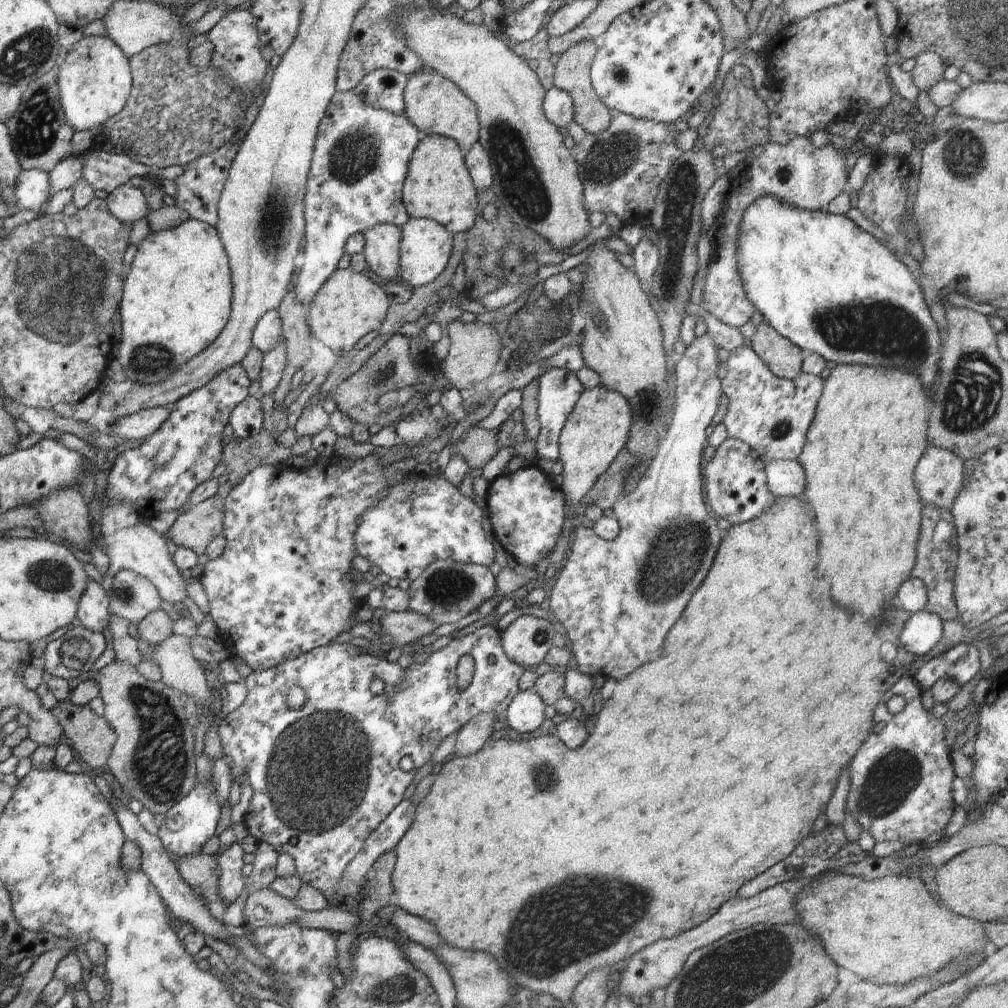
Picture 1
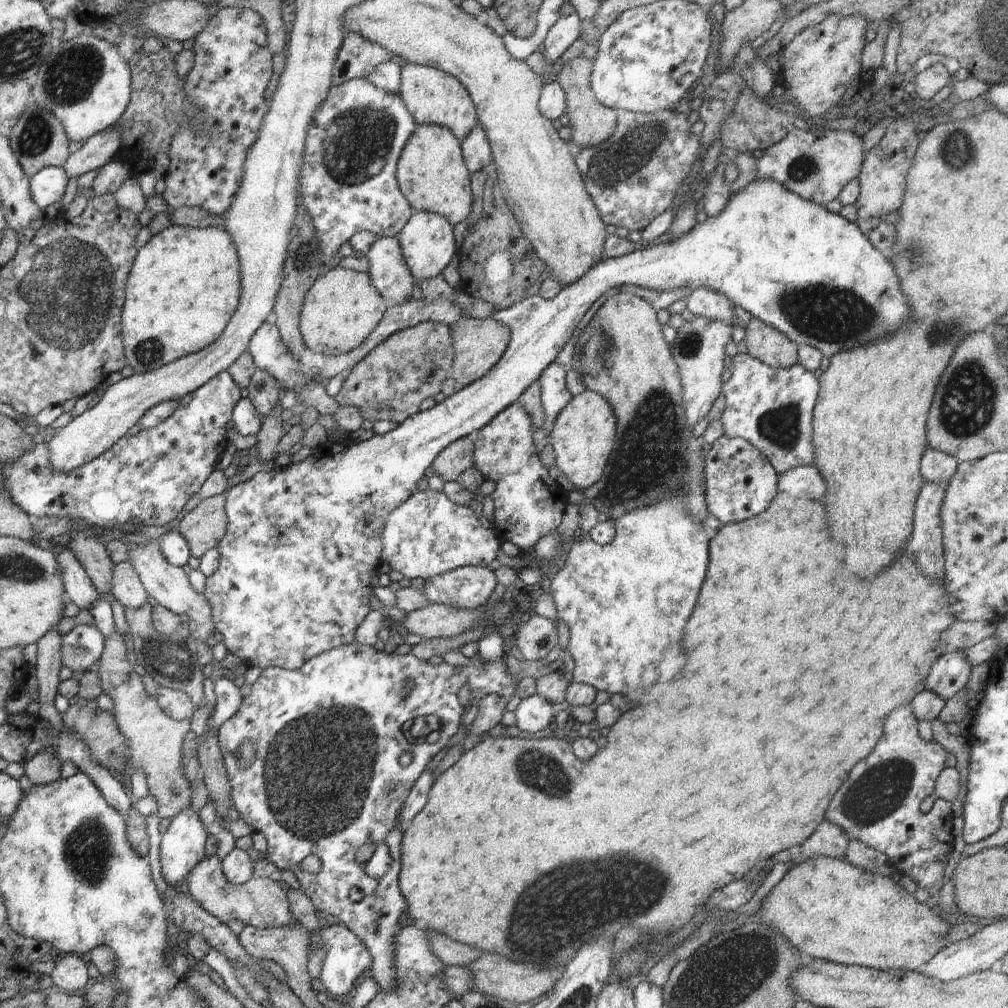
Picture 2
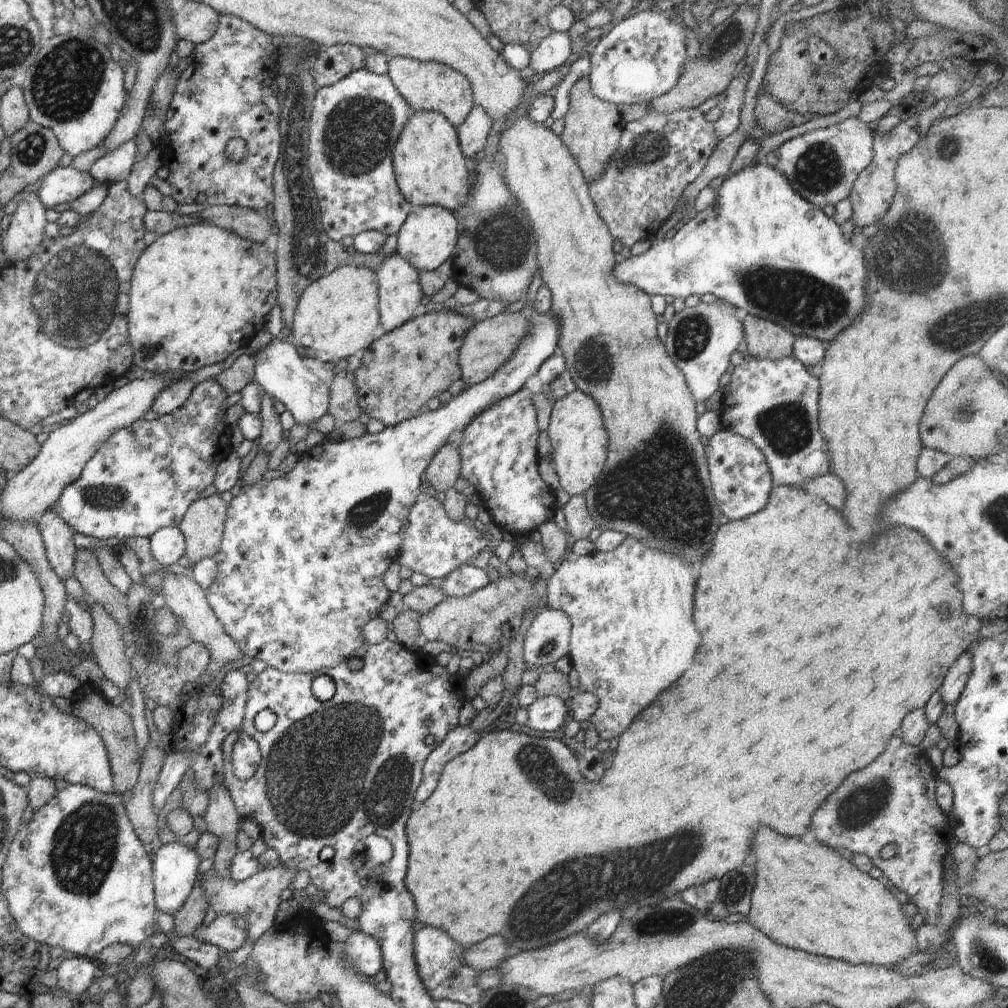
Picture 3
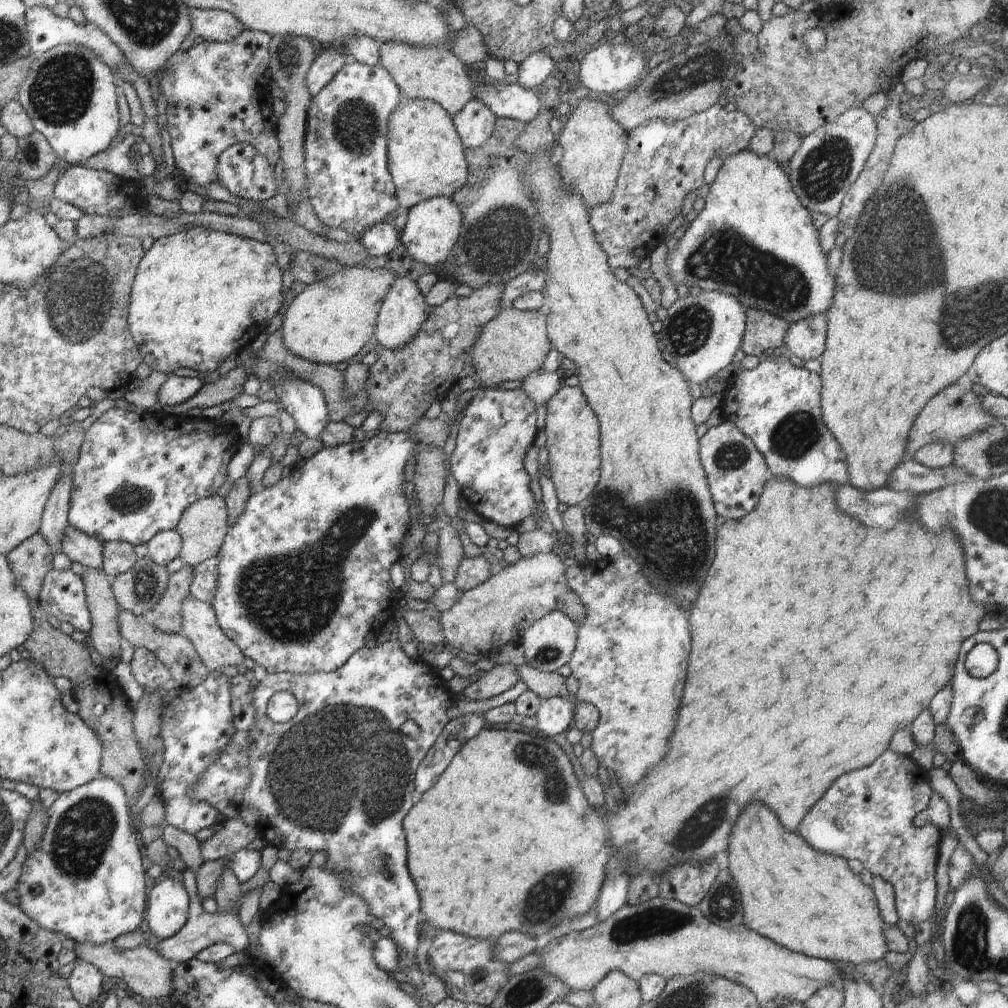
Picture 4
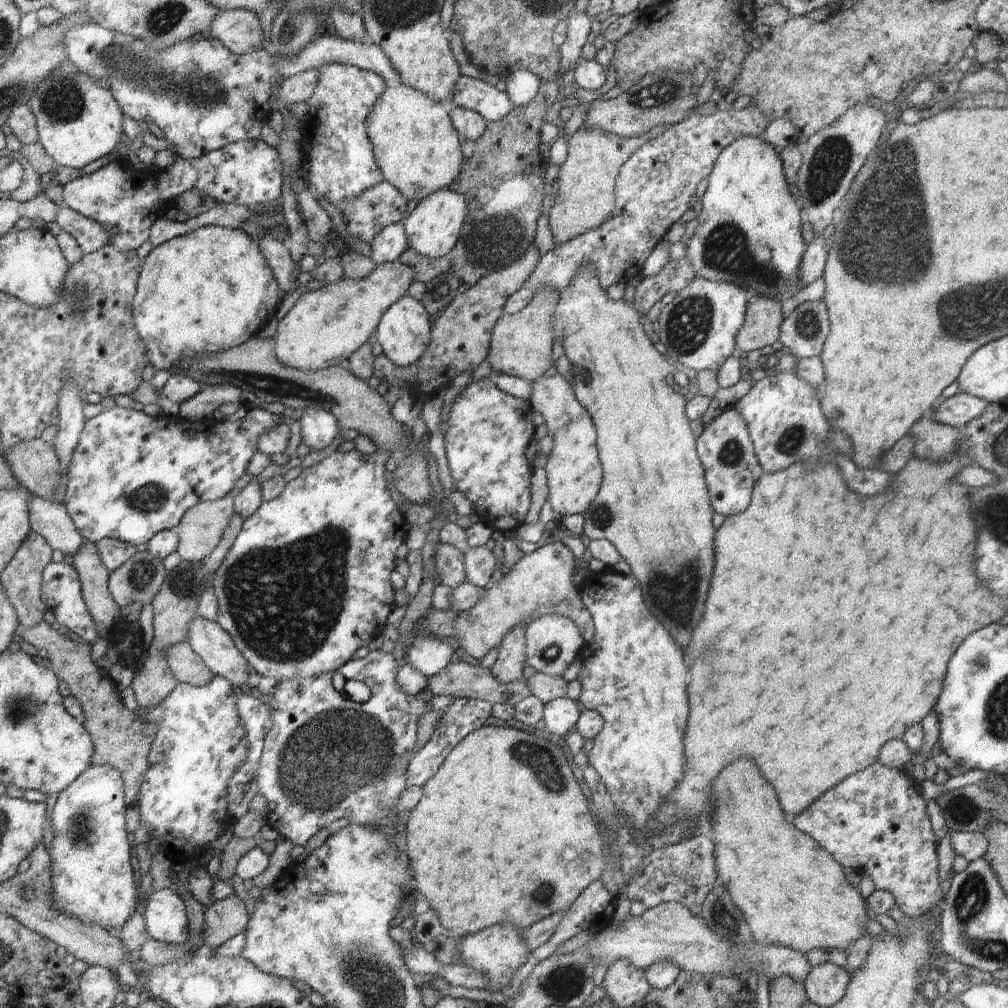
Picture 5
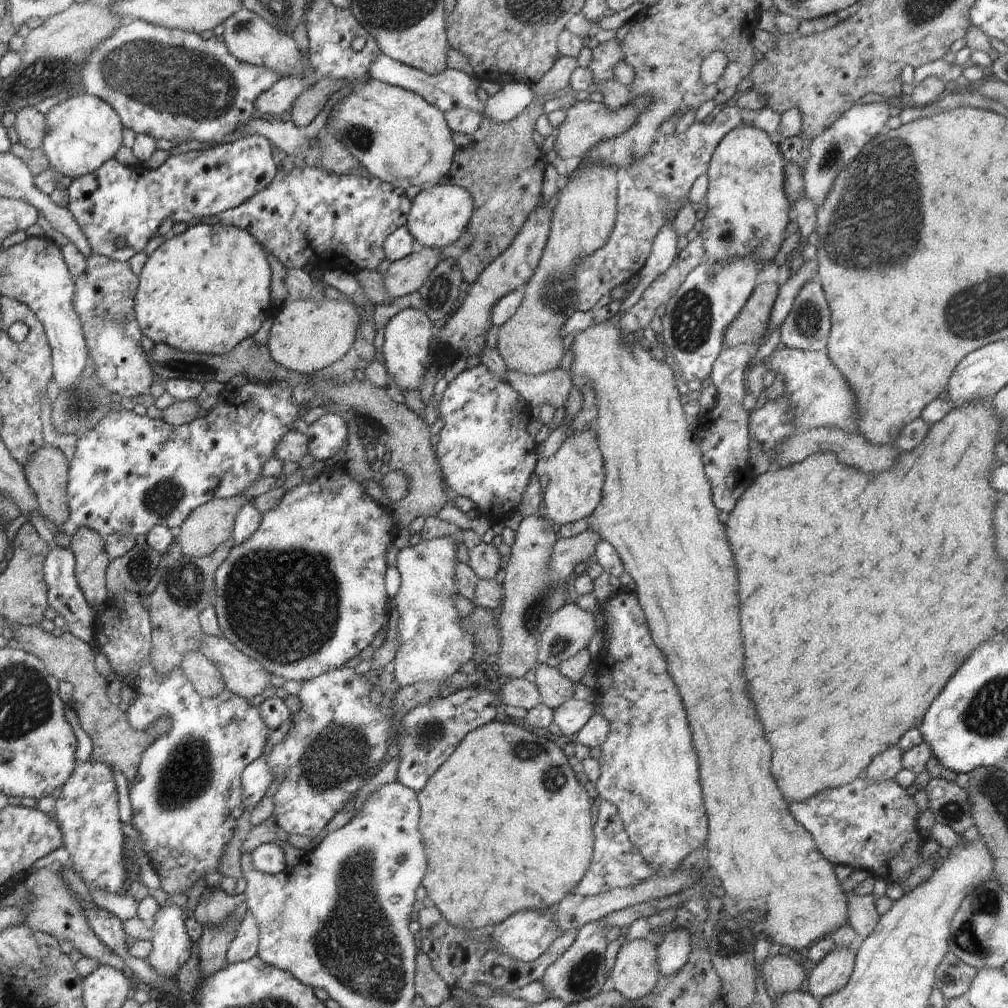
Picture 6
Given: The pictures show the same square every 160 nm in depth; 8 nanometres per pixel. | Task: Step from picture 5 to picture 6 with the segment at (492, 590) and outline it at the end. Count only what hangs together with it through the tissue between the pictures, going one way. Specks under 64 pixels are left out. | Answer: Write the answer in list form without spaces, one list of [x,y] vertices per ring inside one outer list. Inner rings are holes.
[[[592,528],[586,529],[575,537],[558,536],[551,552],[551,577],[555,581],[566,584],[567,576],[570,574],[573,576],[577,564],[589,562],[589,557],[594,554],[600,540],[602,538]]]

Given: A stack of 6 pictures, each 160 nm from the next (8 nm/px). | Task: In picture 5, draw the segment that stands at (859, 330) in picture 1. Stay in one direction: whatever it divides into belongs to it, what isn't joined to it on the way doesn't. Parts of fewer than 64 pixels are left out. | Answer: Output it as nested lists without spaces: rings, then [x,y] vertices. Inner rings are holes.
[[[742,136],[738,140],[734,140],[732,144],[724,148],[720,155],[718,156],[714,167],[712,168],[712,173],[708,176],[708,189],[704,196],[701,197],[702,209],[698,214],[697,220],[698,224],[694,230],[692,239],[686,248],[686,258],[694,270],[695,276],[700,276],[704,280],[710,280],[710,282],[728,282],[728,284],[737,284],[740,288],[748,290],[751,296],[762,295],[768,298],[773,298],[777,300],[780,304],[784,300],[788,300],[793,297],[799,290],[802,289],[800,286],[800,264],[802,264],[802,256],[806,250],[806,242],[802,237],[802,210],[800,204],[790,193],[788,182],[784,175],[782,160],[780,156],[776,154],[775,149],[768,144],[764,143],[764,140],[756,138],[754,136]],[[378,448],[373,454],[362,454],[356,449],[350,452],[336,450],[316,465],[304,468],[298,478],[286,484],[280,496],[267,502],[262,501],[260,508],[244,520],[234,545],[213,575],[212,586],[218,604],[216,623],[232,638],[248,664],[262,677],[272,677],[280,681],[297,677],[312,678],[326,672],[336,672],[352,659],[356,650],[368,647],[372,640],[384,631],[388,624],[388,616],[396,606],[395,591],[390,580],[391,572],[395,570],[396,552],[411,528],[400,506],[392,500],[388,490],[389,482],[384,479],[386,462],[392,457],[400,456],[400,453],[386,452],[382,448]]]

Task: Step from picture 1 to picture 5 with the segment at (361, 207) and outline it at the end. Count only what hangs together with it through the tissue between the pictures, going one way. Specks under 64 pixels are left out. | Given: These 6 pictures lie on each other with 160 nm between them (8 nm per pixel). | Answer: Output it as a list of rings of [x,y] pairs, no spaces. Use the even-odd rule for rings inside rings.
[[[324,64],[317,70],[320,78],[314,94],[307,102],[309,110],[301,124],[302,170],[308,173],[308,181],[316,189],[316,198],[328,198],[331,204],[344,212],[344,208],[348,208],[352,200],[358,200],[362,192],[384,182],[380,166],[374,158],[372,142],[368,140],[367,128],[368,116],[372,116],[372,108],[387,85],[382,76],[348,64]]]

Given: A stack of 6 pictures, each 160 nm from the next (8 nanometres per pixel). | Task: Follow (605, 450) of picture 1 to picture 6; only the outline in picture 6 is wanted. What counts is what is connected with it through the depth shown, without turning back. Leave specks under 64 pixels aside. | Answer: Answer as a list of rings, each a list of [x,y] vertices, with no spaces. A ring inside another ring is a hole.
[[[507,368],[508,384],[533,407],[548,405],[562,408],[567,404],[573,382],[570,372],[554,369],[539,375],[525,375]],[[581,429],[578,433],[568,430],[567,439],[557,453],[536,462],[534,474],[548,476],[548,485],[543,492],[542,514],[555,527],[589,520],[600,504],[601,490],[605,479],[603,458],[598,446],[597,434],[592,429]]]

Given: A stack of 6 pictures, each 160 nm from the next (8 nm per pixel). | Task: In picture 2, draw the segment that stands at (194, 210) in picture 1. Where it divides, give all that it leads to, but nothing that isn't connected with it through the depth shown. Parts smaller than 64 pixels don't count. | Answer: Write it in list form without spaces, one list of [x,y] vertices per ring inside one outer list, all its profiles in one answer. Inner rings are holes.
[[[224,7],[220,9],[216,15],[210,18],[208,24],[204,27],[204,30],[195,37],[193,45],[194,64],[188,72],[185,82],[185,97],[187,101],[193,106],[198,107],[199,112],[206,114],[206,116],[195,116],[195,122],[188,127],[180,127],[179,131],[175,132],[175,135],[171,136],[171,143],[169,151],[167,152],[170,163],[165,175],[165,190],[163,198],[168,203],[169,209],[179,209],[182,207],[200,207],[213,215],[224,215],[225,212],[232,206],[234,197],[239,191],[241,180],[243,179],[243,172],[245,171],[245,160],[247,159],[247,152],[252,148],[252,145],[256,142],[258,133],[260,132],[263,124],[264,117],[269,111],[270,100],[264,99],[264,90],[272,78],[272,56],[270,49],[267,45],[267,26],[264,24],[262,17],[254,12],[251,8],[243,7]]]

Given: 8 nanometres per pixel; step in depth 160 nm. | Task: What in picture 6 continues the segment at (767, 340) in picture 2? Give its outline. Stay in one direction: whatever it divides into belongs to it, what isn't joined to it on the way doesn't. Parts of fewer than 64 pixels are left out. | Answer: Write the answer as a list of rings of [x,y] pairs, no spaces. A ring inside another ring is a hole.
[[[761,283],[754,287],[742,310],[724,331],[724,348],[757,343],[763,337],[778,292],[777,283]]]

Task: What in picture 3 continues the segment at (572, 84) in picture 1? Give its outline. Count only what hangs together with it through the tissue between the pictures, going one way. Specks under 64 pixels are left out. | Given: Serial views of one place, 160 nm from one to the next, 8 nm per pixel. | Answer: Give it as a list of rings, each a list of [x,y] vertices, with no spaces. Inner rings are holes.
[[[588,76],[574,84],[569,99],[569,109],[564,117],[565,130],[559,136],[578,163],[585,181],[599,179],[607,169],[611,156],[614,156],[621,139],[623,126],[616,105],[599,99],[591,89]]]

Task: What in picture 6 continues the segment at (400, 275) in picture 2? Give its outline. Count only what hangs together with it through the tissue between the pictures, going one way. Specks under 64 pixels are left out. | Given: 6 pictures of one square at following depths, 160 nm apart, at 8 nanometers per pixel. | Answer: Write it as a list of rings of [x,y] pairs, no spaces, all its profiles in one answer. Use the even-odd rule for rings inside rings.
[[[404,309],[394,314],[384,332],[383,355],[389,377],[389,389],[395,392],[420,390],[429,368],[430,342],[432,342],[432,321],[422,310]]]

